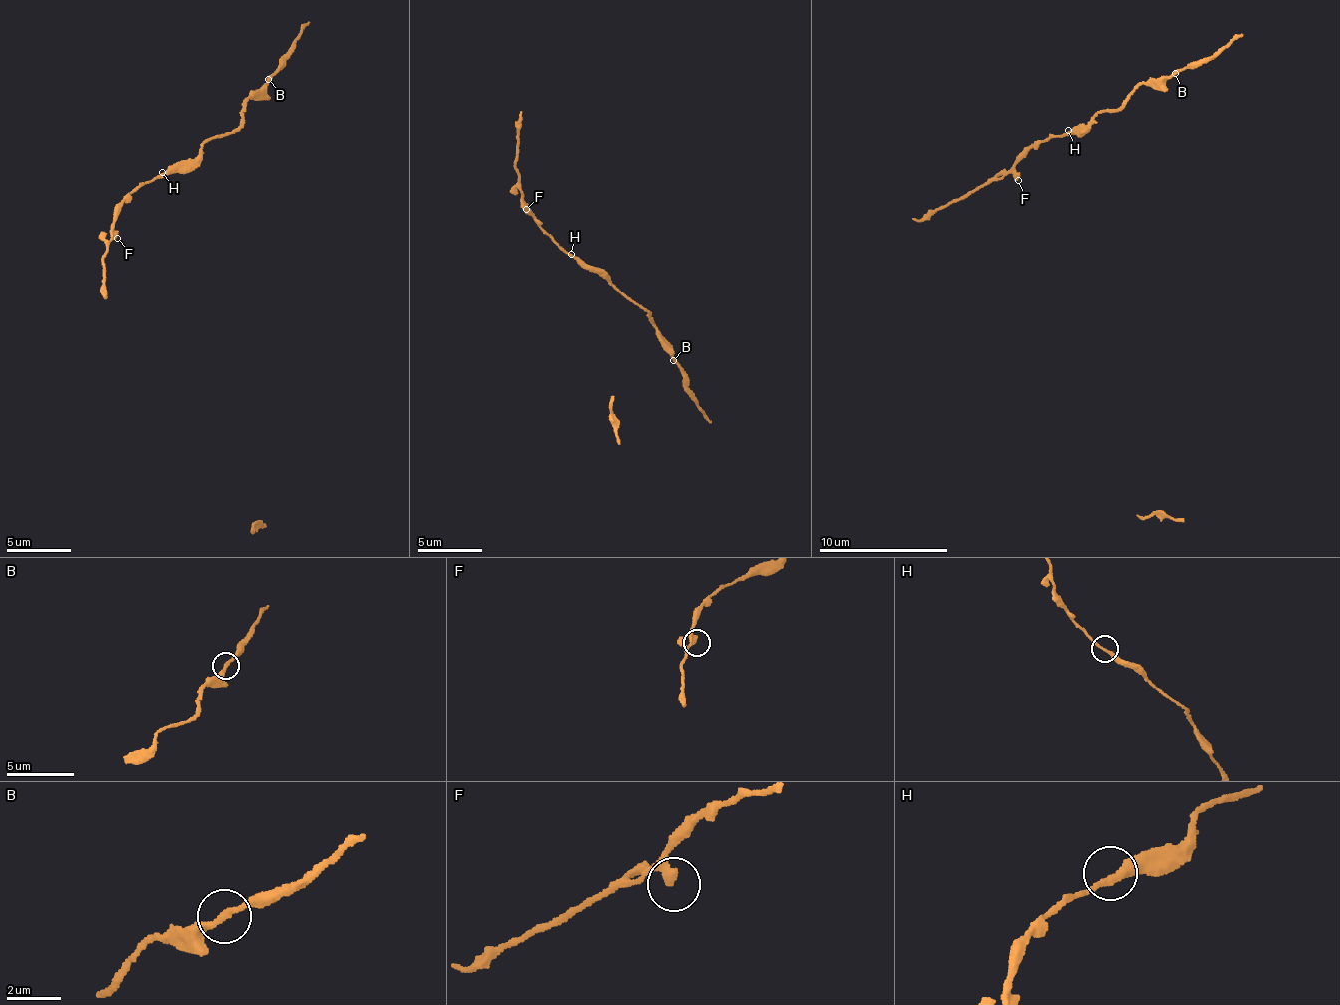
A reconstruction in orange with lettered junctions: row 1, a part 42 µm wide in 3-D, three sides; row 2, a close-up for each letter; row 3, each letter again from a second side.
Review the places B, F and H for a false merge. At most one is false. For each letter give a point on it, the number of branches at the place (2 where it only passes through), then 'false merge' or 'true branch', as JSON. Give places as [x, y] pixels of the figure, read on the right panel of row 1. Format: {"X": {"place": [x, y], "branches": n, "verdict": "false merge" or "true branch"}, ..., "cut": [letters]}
{"B": {"place": [1175, 73], "branches": 2, "verdict": "false merge"}, "F": {"place": [1018, 180], "branches": 2, "verdict": "true branch"}, "H": {"place": [1068, 130], "branches": 2, "verdict": "true branch"}, "cut": ["B"]}

